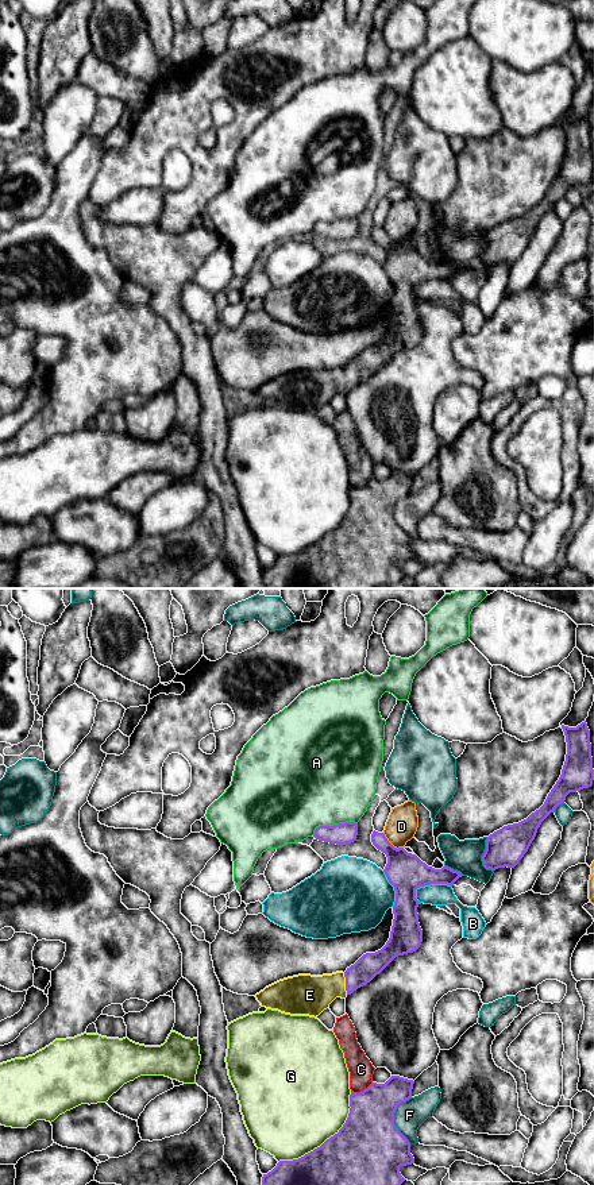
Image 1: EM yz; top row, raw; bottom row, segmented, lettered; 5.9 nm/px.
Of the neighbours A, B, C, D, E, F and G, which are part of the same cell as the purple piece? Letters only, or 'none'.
E

